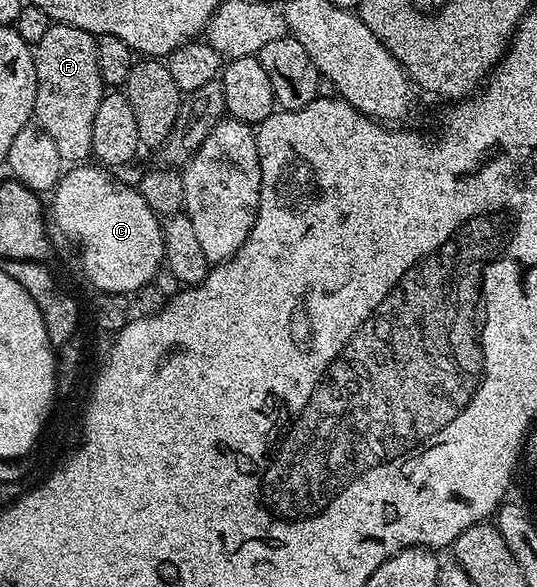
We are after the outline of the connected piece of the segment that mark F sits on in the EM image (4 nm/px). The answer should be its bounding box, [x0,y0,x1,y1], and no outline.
[33,24,105,164]

